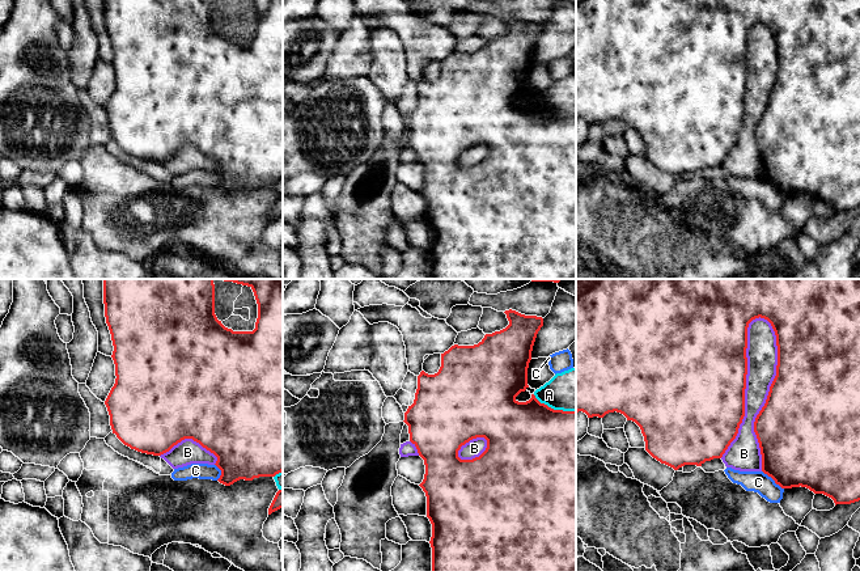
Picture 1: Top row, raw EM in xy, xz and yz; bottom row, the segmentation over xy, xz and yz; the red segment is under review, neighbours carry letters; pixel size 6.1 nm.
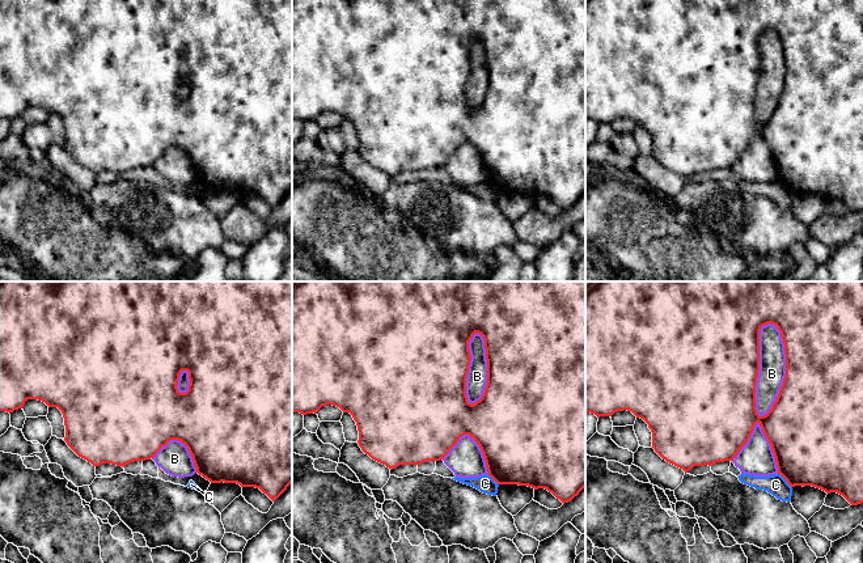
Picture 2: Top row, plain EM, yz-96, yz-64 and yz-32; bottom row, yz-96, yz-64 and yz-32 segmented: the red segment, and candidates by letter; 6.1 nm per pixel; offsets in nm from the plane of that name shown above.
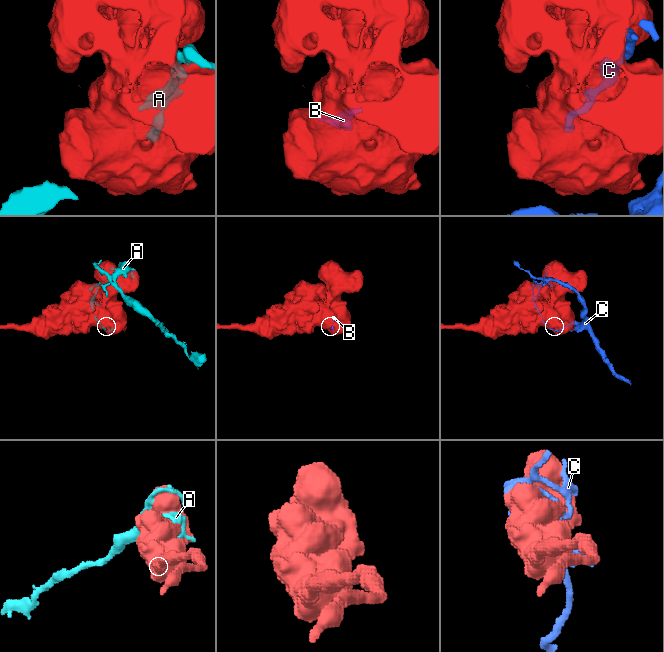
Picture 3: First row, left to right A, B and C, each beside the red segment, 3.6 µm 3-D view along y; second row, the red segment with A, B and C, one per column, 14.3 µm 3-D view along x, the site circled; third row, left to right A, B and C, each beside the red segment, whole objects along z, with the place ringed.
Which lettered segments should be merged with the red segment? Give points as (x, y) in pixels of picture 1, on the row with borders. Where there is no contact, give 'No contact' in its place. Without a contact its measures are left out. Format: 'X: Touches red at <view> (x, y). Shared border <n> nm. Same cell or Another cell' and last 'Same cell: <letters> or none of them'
A: Touches red at xz (553, 409). Shared border 280 nm. Another cell
B: Touches red at yz (769, 392). Shared border 950 nm. Another cell
C: Touches red at yz (772, 478). Shared border 180 nm. Another cell
Same cell: none of them

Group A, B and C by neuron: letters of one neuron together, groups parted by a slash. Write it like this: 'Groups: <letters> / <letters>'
Groups: A B / C

